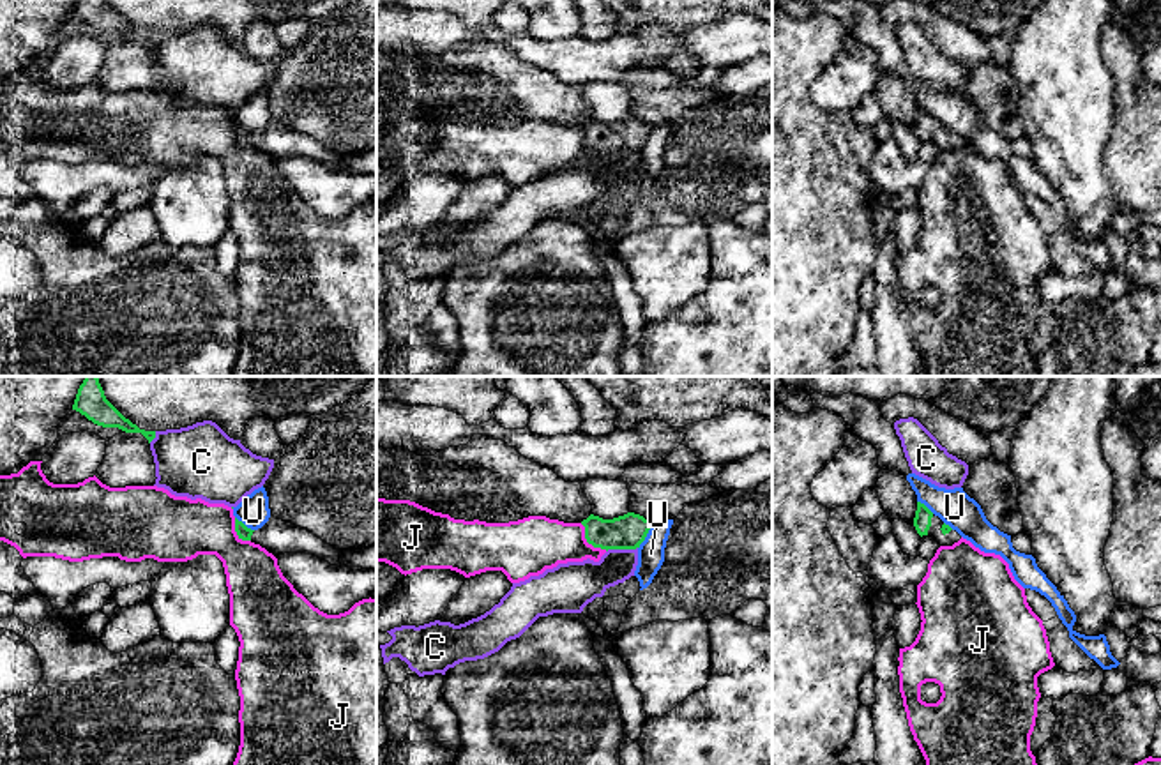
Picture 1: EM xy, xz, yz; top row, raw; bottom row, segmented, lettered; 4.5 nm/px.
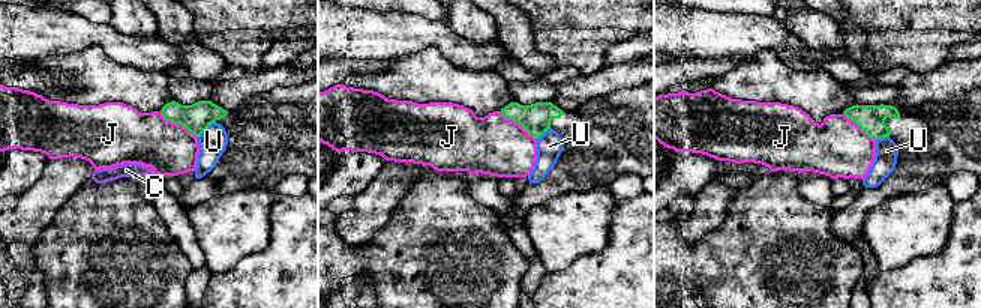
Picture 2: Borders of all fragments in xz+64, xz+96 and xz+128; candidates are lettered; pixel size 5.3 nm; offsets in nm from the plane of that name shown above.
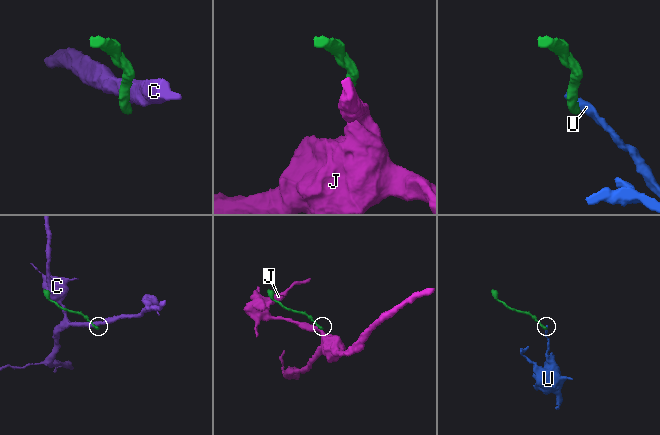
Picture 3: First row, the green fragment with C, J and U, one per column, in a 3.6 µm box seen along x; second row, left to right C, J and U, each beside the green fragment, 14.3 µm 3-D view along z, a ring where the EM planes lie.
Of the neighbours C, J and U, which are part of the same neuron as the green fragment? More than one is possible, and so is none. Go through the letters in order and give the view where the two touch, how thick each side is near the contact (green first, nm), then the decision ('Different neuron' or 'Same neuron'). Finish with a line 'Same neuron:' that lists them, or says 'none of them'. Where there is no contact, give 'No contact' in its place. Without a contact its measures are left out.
C: Touches green in xz. Thickness 160 nm (green) against 200 nm. Different neuron
J: Touches green in xz. Thickness 160 nm (green) against 260 nm. Different neuron
U: Touches green in xz. Thickness 160 nm (green) against 130 nm. Different neuron
Same neuron: none of them

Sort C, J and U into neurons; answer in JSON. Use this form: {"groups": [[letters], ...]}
{"groups": [["C"], ["J"], ["U"]]}

